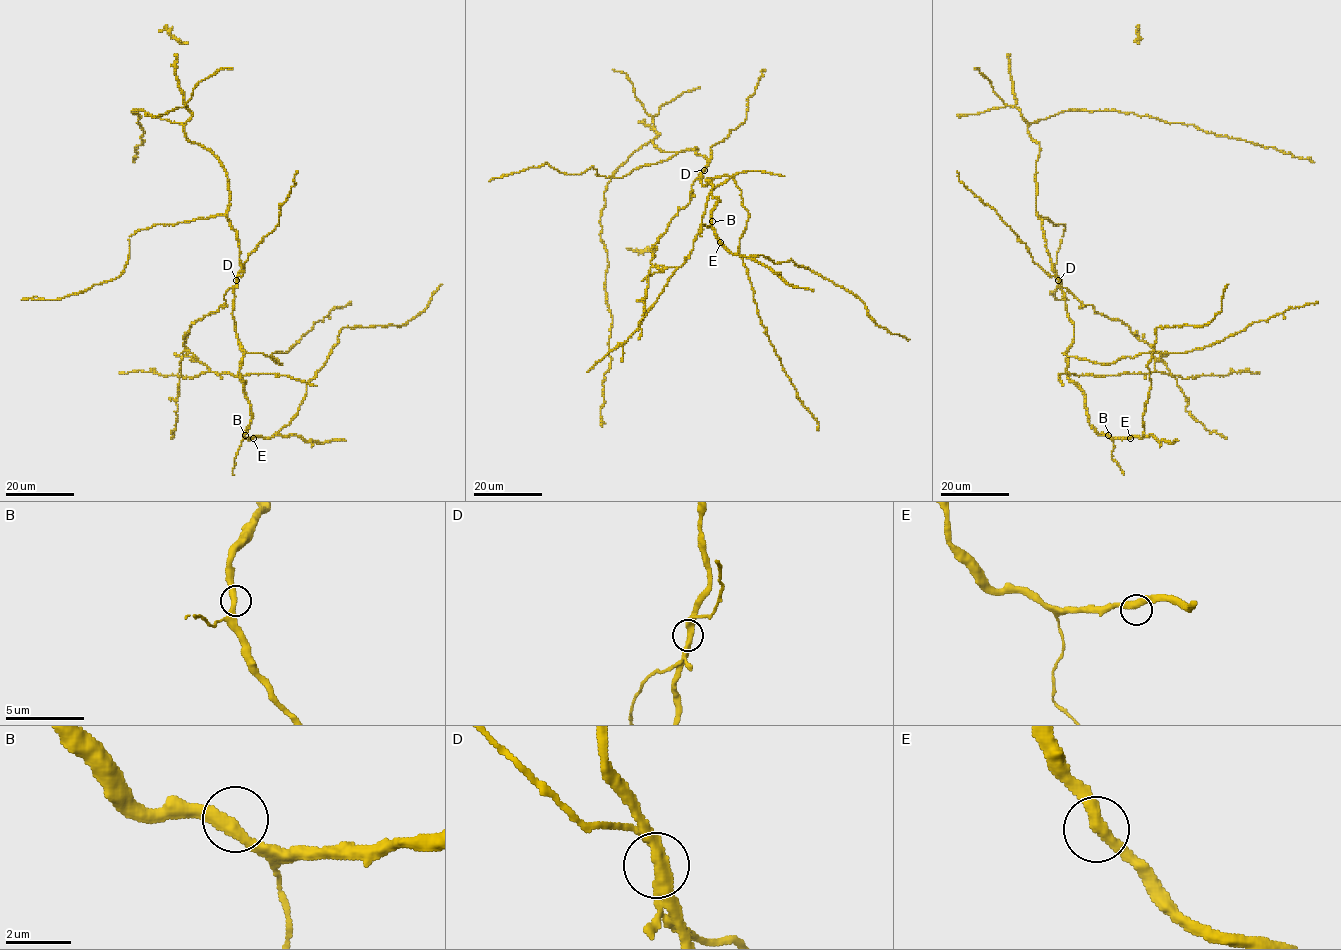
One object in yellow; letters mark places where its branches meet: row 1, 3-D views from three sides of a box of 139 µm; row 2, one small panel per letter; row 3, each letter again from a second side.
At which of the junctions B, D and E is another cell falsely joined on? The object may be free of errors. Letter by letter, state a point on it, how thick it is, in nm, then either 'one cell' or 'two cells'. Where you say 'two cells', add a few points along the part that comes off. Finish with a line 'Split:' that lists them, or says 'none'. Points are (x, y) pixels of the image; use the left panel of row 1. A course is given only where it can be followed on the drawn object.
B: place (245, 435); calibre 360 nm; one cell
D: place (236, 280); calibre 400 nm; two cells; course (236, 280), (226, 291), (224, 305), (191, 325), (184, 337), (186, 349), (216, 373), (279, 374), (317, 385)
E: place (253, 438); calibre 380 nm; one cell
Split: D

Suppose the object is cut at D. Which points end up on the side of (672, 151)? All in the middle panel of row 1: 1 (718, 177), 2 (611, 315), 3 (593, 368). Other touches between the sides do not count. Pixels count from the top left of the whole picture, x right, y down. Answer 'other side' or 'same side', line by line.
1: same side
2: same side
3: other side

